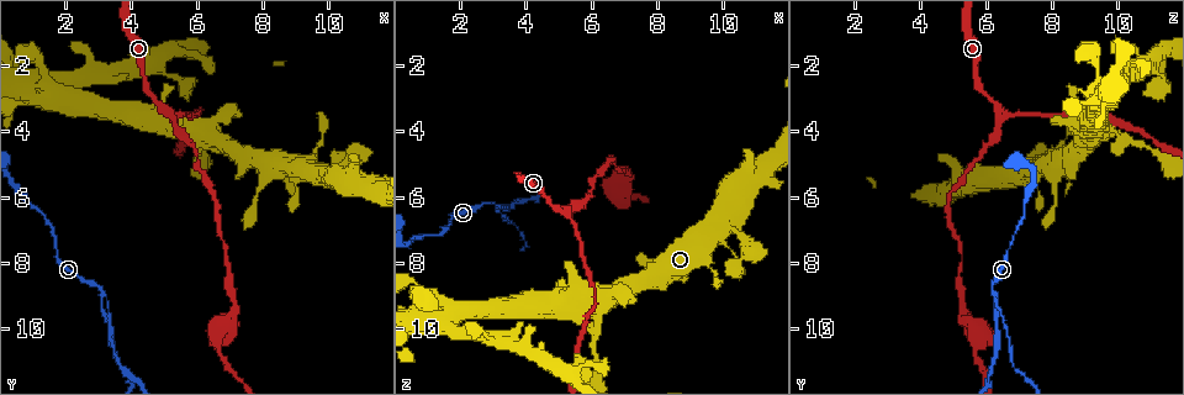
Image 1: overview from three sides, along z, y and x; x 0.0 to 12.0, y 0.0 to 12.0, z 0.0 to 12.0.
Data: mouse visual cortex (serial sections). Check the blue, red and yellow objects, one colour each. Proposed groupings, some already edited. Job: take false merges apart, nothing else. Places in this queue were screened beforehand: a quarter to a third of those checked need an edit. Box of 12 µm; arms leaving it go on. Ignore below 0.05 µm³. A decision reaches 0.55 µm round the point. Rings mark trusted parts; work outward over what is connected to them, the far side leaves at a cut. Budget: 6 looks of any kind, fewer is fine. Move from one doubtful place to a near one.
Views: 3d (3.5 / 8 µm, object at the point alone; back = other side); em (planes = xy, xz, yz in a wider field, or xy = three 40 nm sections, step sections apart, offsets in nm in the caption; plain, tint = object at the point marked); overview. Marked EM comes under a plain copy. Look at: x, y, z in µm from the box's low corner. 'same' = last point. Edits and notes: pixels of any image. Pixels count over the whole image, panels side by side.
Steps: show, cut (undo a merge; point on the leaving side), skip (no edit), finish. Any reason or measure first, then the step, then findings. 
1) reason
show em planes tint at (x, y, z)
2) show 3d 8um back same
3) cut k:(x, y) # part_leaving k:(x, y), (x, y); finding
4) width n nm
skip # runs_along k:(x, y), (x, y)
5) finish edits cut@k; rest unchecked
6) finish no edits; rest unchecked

sudden change in width
show 3d 3.5um at (6.5, 3.7, 9.0)

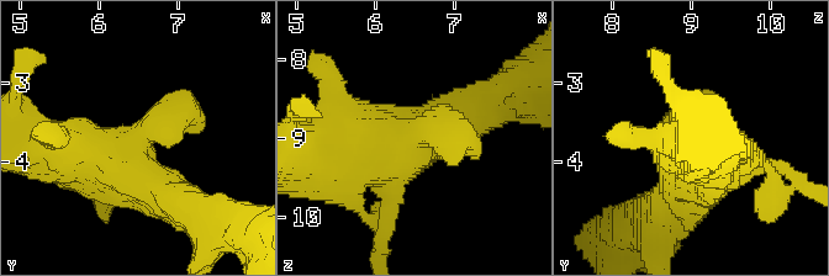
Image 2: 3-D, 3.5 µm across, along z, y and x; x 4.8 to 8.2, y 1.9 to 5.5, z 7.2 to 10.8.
show em xy step 3 tint at (6.50, 3.75, 9.00)

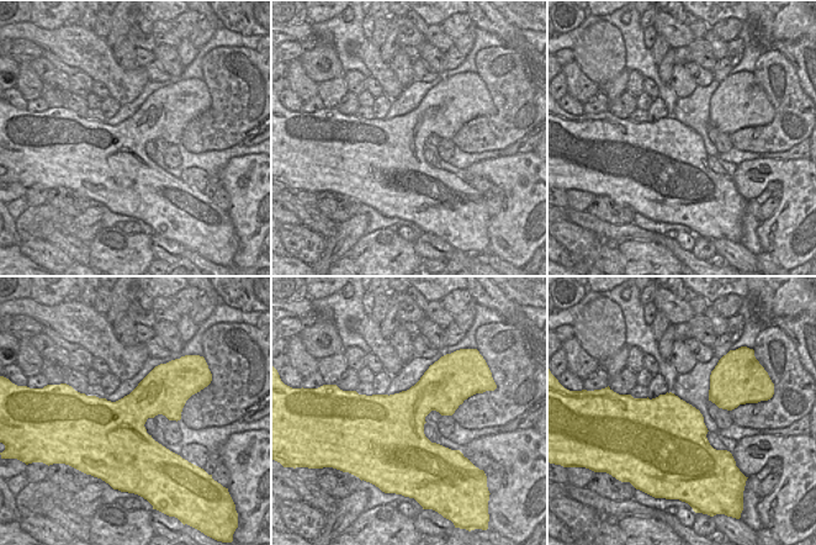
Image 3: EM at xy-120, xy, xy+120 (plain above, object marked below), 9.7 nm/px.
show em xy step 1 tint same

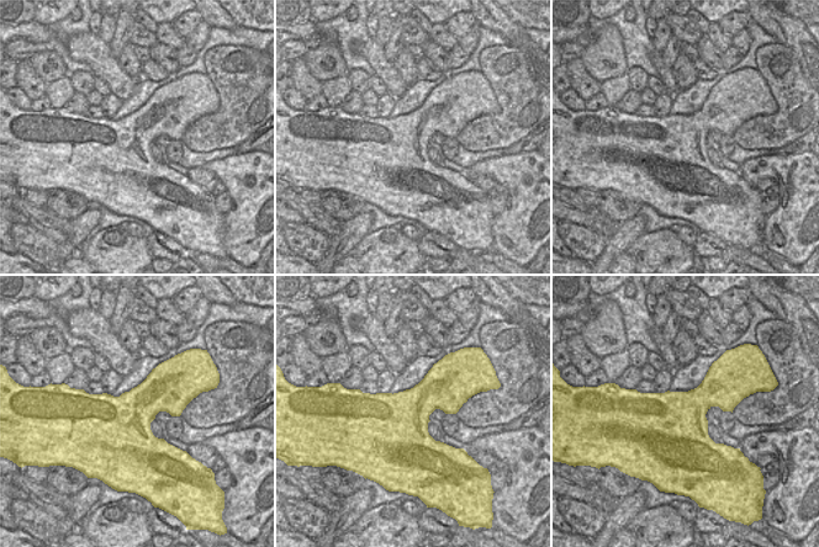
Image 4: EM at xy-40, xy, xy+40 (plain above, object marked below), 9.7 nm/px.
skip # runs_along 2:(172, 196), (119, 162), (32, 147); all the same cell

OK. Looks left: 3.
sharp bend
show 3d 3.5um back at (1.4, 2.6, 9.5)

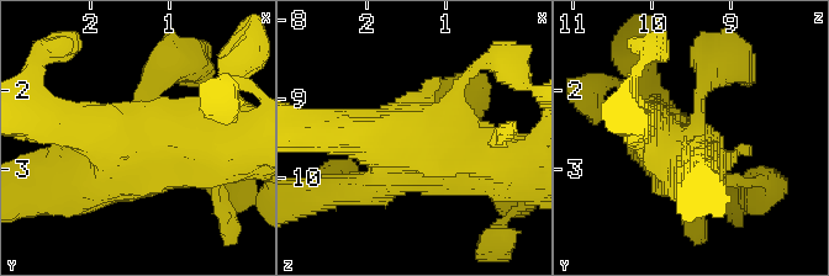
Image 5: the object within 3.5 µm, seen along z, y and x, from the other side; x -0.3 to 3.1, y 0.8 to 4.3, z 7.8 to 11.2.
skip # all the same cell

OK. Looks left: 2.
two arms at a narrow angle
show 3d 3.5um at (3.2, 9.0, 6.3)

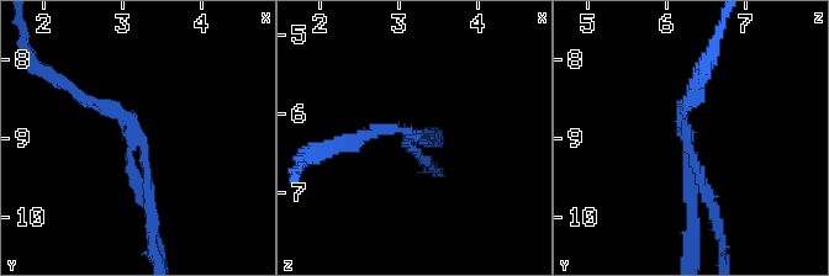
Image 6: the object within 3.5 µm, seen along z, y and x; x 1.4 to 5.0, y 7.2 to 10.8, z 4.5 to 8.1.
arms 3
cut 6:(713, 212) # two cells meet here

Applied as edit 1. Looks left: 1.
finish edits cut@6; rest unchecked

